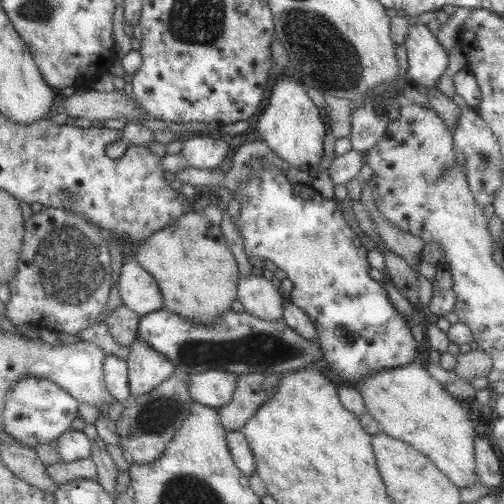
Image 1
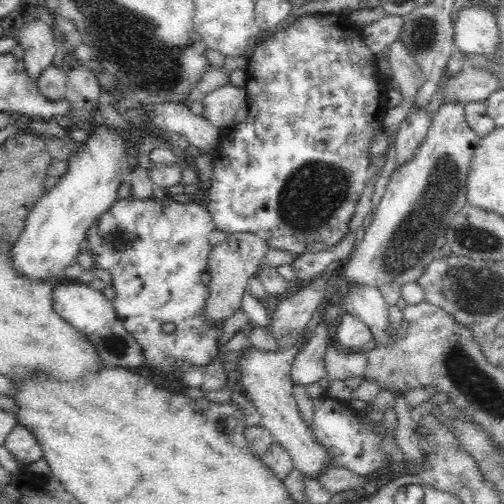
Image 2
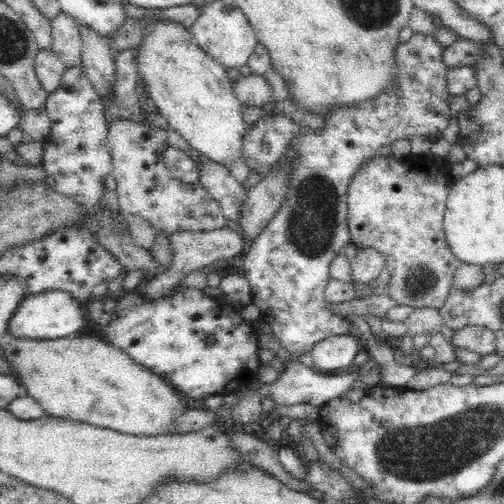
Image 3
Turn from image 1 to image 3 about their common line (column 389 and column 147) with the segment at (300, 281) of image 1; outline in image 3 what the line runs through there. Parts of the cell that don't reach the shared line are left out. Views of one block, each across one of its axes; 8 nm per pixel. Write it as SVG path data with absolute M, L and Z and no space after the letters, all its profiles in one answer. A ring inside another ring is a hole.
M142 288L130 294L122 294L122 298L116 298L116 316L114 320L104 326L104 336L116 350L130 356L134 362L142 364L150 372L162 376L166 382L170 382L174 388L180 390L190 400L204 400L212 394L230 394L238 392L242 386L250 386L262 366L262 360L258 358L258 332L254 332L254 324L248 320L242 320L238 316L238 310L232 306L228 308L222 298L212 298L202 294L202 290L196 288L184 288L174 298L166 296L158 302L144 302ZM206 336L216 336L216 344L206 346Z

